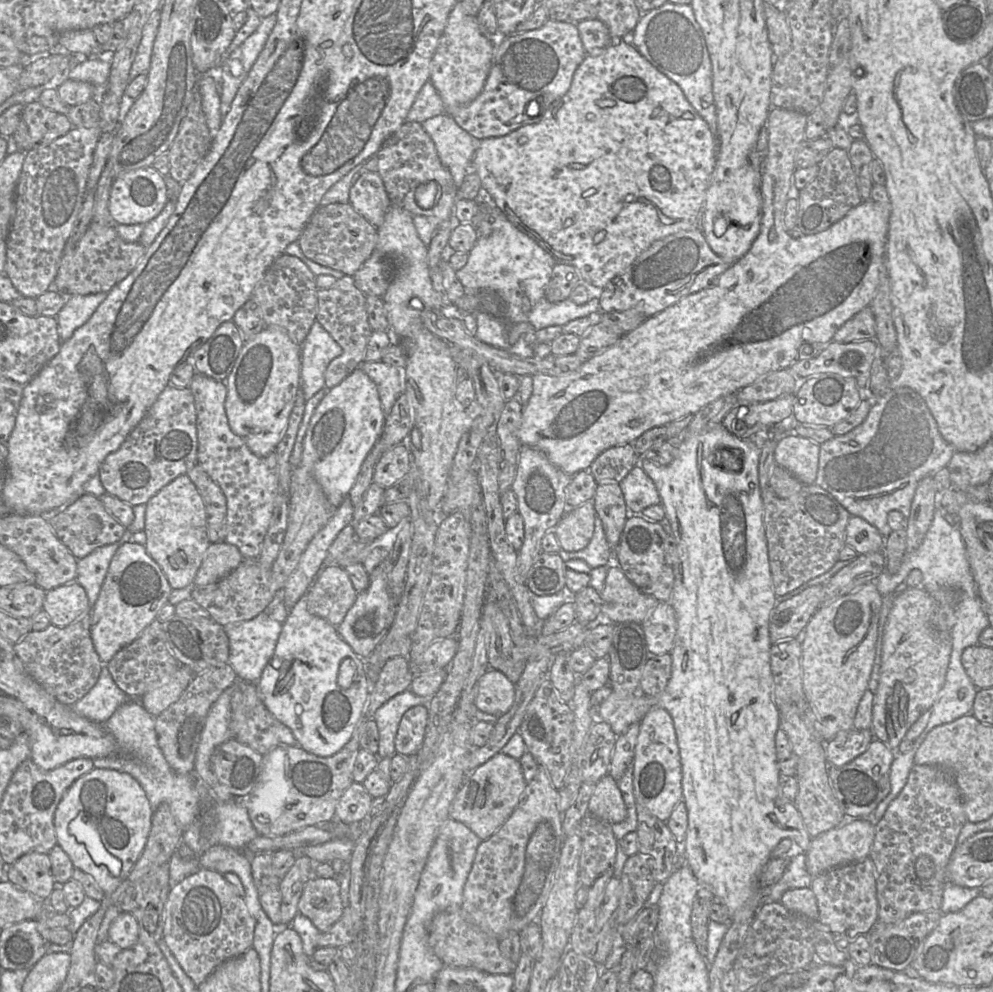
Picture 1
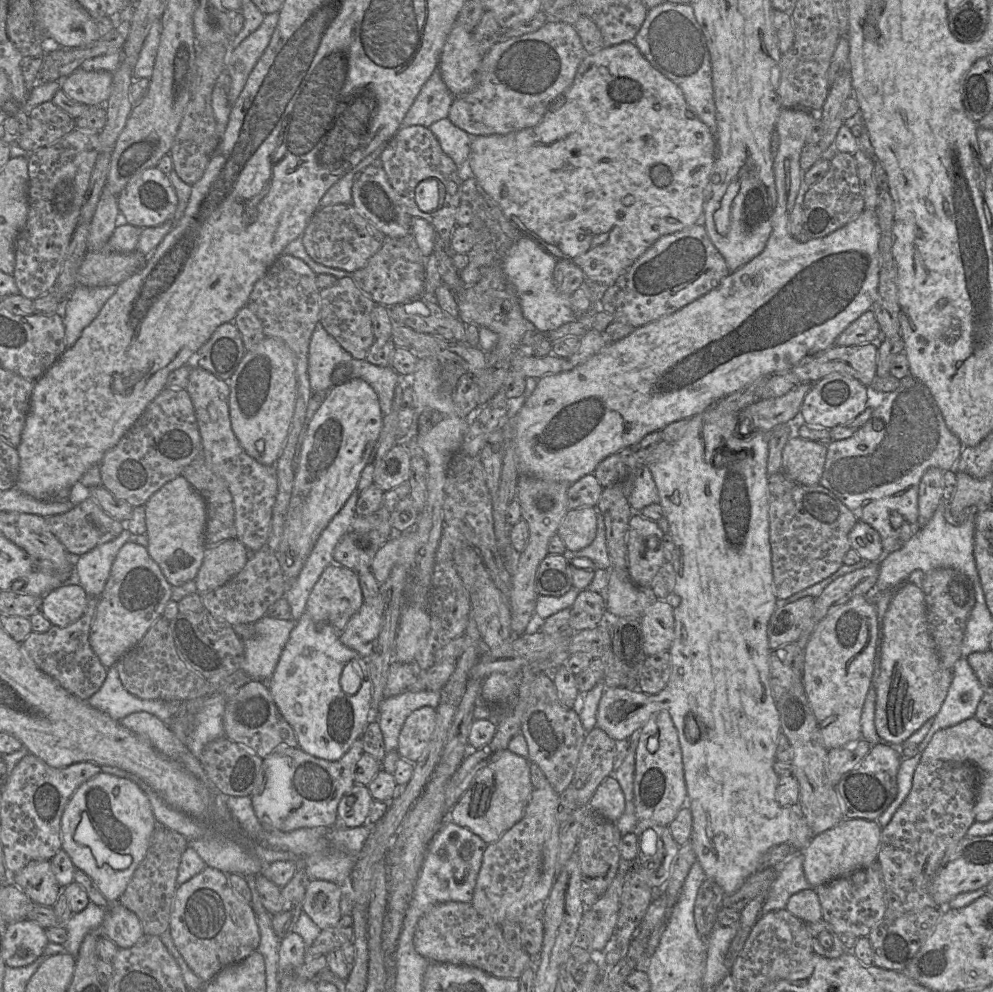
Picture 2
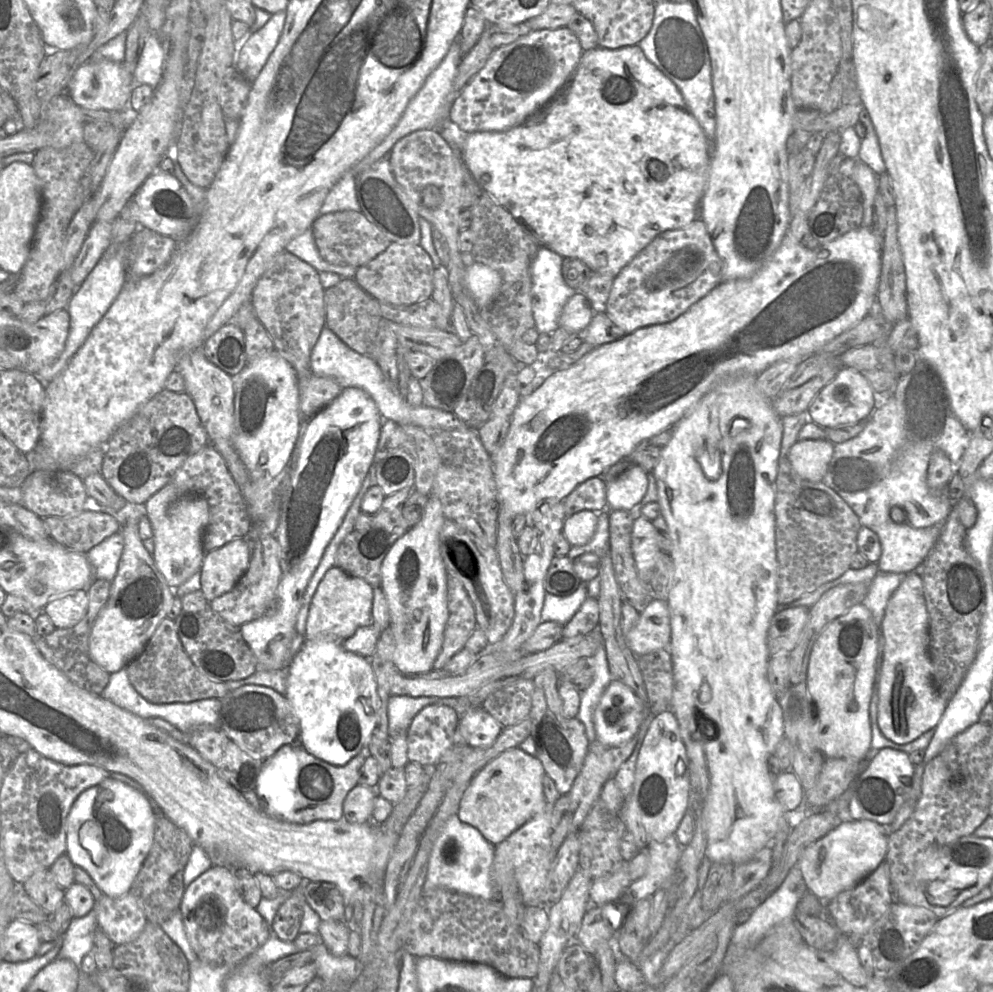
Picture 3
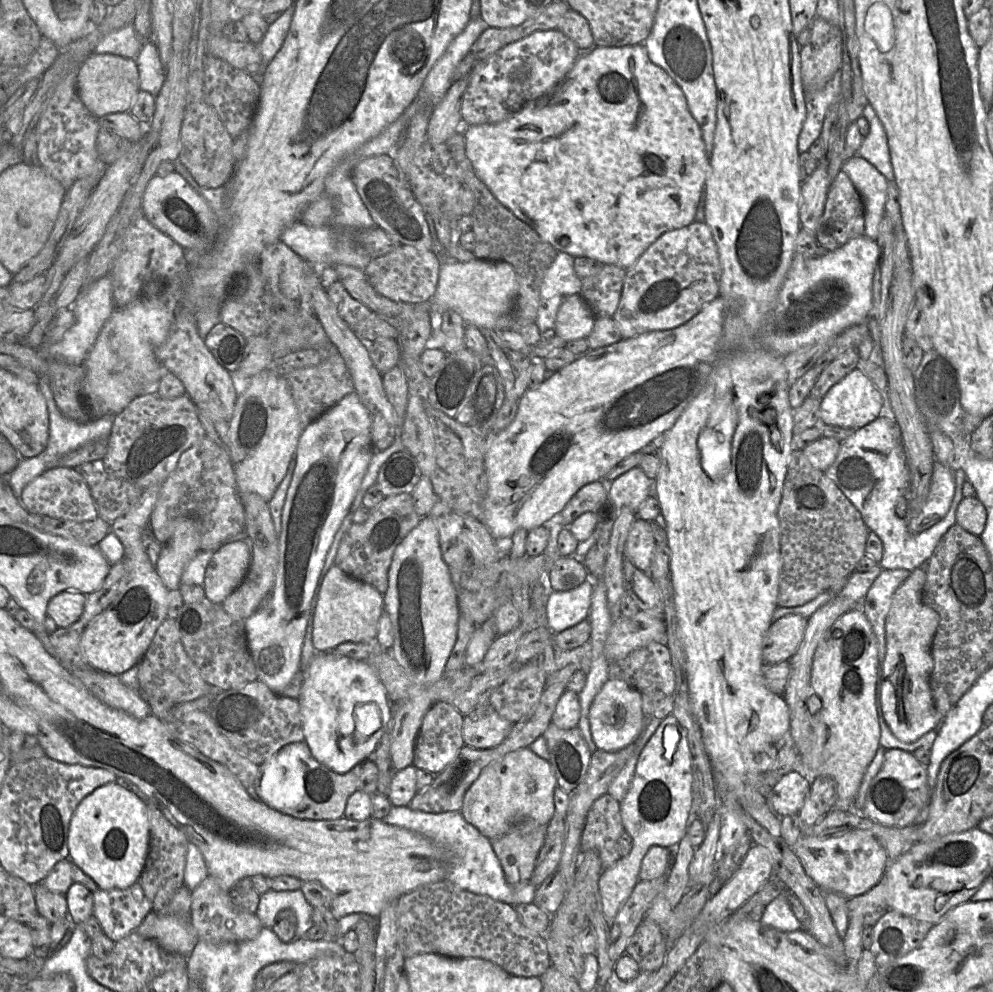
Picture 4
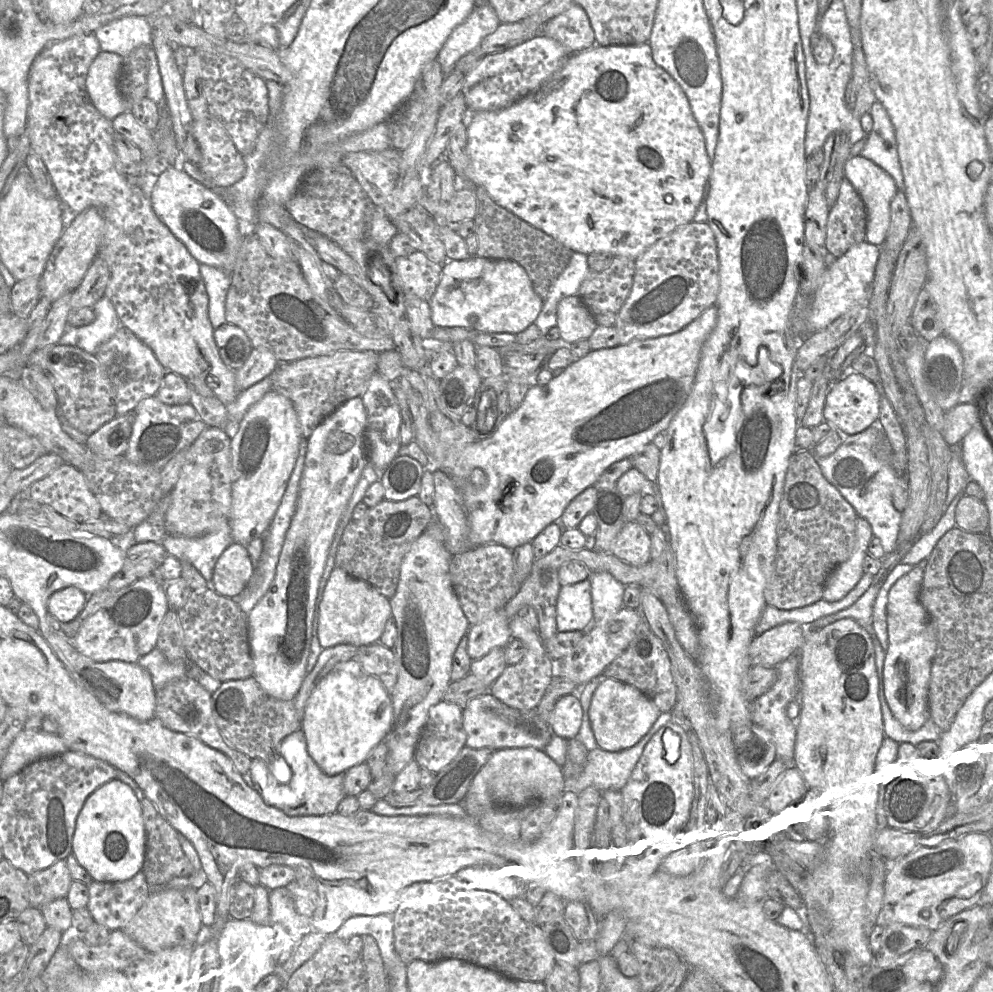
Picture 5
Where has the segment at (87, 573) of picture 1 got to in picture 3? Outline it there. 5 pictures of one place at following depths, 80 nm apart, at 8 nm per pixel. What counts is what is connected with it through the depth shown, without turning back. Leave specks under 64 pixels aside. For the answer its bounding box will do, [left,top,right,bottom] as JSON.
[85,531,124,580]

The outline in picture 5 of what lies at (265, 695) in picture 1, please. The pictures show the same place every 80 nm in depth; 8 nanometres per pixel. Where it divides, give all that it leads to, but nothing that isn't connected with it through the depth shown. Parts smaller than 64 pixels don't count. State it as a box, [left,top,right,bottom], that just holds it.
[301,660,393,775]

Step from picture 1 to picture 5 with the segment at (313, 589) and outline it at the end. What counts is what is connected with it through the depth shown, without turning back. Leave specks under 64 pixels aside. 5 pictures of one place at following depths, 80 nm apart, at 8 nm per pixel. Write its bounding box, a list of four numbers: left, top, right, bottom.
[318,566,392,649]

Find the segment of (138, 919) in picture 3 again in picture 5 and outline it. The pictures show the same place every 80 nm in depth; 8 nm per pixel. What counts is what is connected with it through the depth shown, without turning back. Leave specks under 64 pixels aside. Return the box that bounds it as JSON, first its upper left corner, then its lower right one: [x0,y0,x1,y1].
[87,871,150,932]

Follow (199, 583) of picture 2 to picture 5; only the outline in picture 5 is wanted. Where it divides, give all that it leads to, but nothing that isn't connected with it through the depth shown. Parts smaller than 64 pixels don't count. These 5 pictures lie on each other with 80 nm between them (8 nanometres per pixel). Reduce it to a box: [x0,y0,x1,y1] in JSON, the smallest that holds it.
[210,542,255,598]

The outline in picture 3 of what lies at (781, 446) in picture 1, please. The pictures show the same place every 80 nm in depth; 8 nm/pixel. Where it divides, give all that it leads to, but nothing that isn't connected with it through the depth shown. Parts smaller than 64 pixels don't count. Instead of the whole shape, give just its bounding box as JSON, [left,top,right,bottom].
[789,439,834,482]

